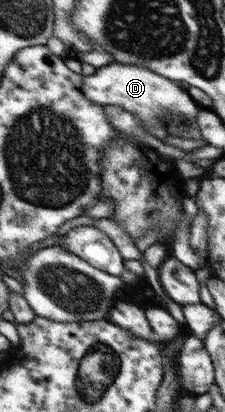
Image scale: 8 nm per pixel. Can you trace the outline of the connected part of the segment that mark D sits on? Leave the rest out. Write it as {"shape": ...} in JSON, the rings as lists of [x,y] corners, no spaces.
{"shape":[[[111,63],[109,65],[101,67],[99,69],[96,69],[96,72],[93,75],[88,75],[88,76],[84,77],[83,87],[81,87],[81,94],[83,94],[83,96],[85,96],[85,98],[87,98],[87,100],[89,100],[89,102],[97,103],[99,106],[101,106],[101,105],[120,105],[121,107],[123,107],[123,109],[130,111],[134,117],[135,117],[135,115],[137,115],[137,117],[139,117],[139,119],[142,119],[143,121],[145,121],[145,123],[148,123],[149,125],[151,125],[151,127],[157,127],[157,129],[165,129],[167,131],[168,135],[170,135],[170,131],[168,131],[167,123],[164,123],[162,121],[162,119],[160,119],[161,115],[163,115],[163,114],[182,115],[182,118],[186,121],[186,124],[193,124],[194,126],[197,126],[196,115],[197,115],[197,112],[199,109],[199,104],[196,103],[190,97],[188,91],[185,91],[184,89],[182,89],[182,87],[179,86],[178,83],[175,83],[172,80],[165,78],[163,75],[159,75],[157,72],[151,71],[150,69],[147,69],[145,67],[139,67],[139,66],[135,66],[135,65],[131,66],[129,64]]]}

